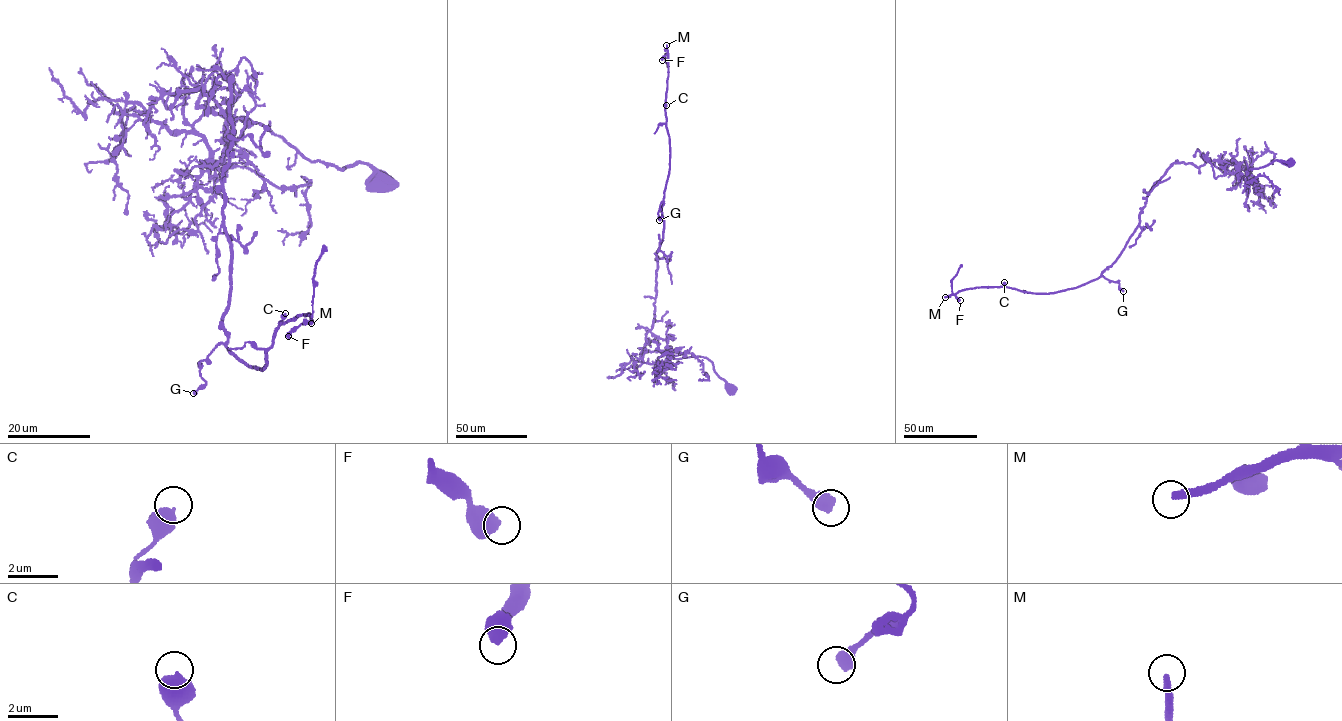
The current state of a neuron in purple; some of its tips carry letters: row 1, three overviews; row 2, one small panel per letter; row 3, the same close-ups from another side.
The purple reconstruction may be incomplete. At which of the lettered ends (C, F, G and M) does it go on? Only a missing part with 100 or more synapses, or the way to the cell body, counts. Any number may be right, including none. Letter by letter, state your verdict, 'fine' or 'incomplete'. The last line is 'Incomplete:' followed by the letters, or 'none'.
C: fine
F: fine
G: fine
M: incomplete
Incomplete: M

